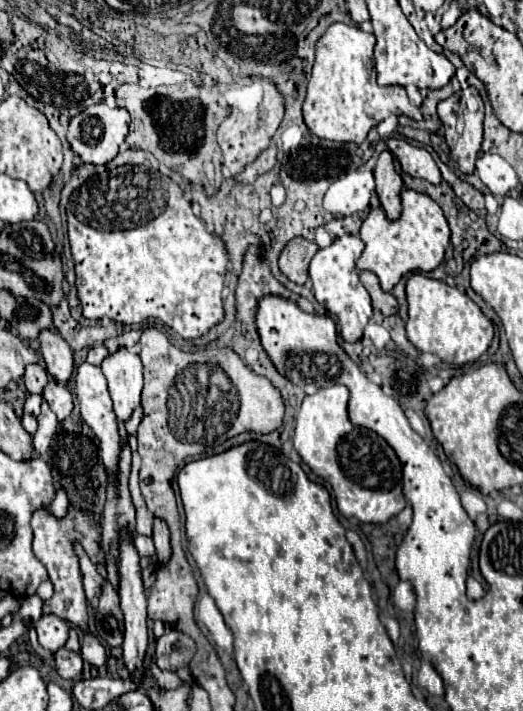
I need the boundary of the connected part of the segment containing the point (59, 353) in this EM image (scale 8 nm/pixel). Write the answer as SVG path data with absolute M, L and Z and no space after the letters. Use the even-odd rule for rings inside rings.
M45 329L39 333L39 351L43 355L49 375L53 375L57 381L67 381L71 377L73 351L55 329Z

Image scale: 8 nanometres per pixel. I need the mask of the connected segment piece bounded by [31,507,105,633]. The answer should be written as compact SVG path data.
M69 507L69 513L65 519L55 519L53 513L39 509L33 515L33 551L37 555L37 559L47 567L49 571L49 579L55 587L55 595L43 603L43 613L49 615L57 615L61 619L67 619L71 625L75 625L77 629L81 629L83 633L89 631L87 627L87 599L85 599L85 591L83 591L83 581L81 581L81 571L79 571L79 559L73 551L73 541L79 541L89 559L93 563L103 563L103 553L101 553L101 545L99 545L99 537L101 537L101 527L97 525L97 521L93 517L85 517L85 513L81 513L79 509Z

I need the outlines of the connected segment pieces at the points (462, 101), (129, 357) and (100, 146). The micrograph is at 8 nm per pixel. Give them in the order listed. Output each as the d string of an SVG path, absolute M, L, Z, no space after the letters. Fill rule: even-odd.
M469 87L465 91L453 93L449 99L445 99L437 105L437 113L443 123L443 135L445 135L449 149L451 149L451 157L457 161L457 165L463 173L467 173L467 175L473 173L475 159L477 159L477 153L481 149L481 141L483 141L483 117L485 117L485 105L483 105L479 91Z
M123 347L105 359L101 369L109 383L115 415L119 421L125 423L139 405L139 395L143 387L141 359Z
M97 103L71 119L67 141L71 143L71 149L79 155L83 163L105 165L113 161L115 155L119 153L119 147L127 137L127 127L129 127L129 113L125 113L125 109L107 107L105 103Z

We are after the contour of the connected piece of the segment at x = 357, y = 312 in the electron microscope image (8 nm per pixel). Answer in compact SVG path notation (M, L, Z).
M343 235L335 239L329 247L319 249L309 263L309 279L313 283L315 299L327 309L331 317L335 317L341 325L341 335L345 341L355 343L361 339L363 329L371 317L371 297L367 289L359 281L359 273L355 261L363 251L363 241L355 235Z

